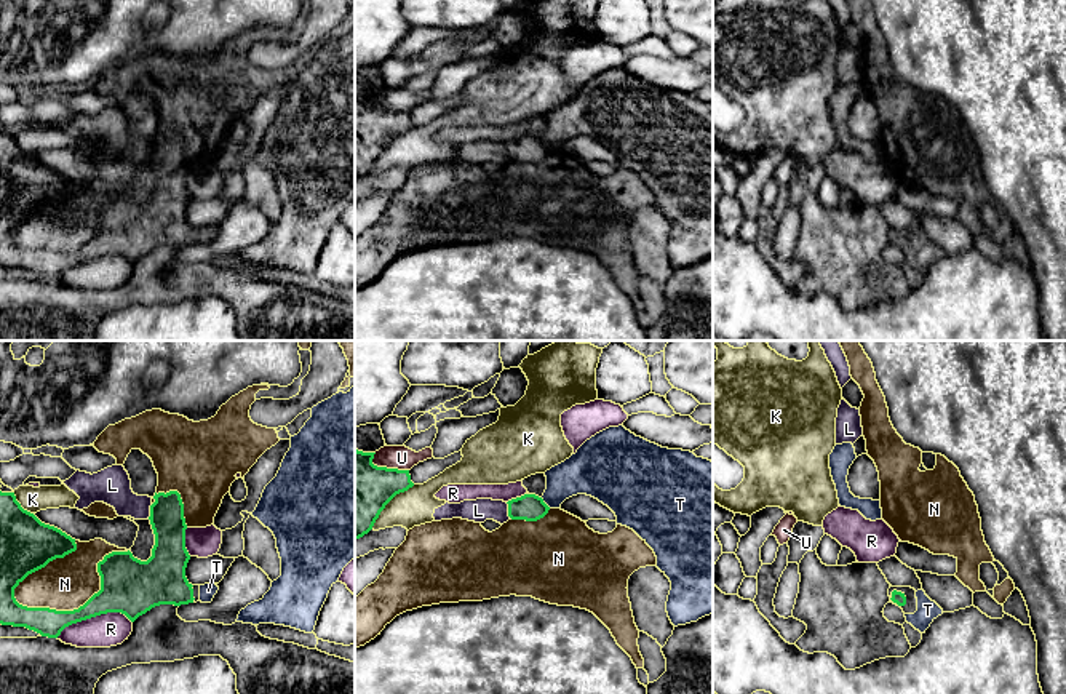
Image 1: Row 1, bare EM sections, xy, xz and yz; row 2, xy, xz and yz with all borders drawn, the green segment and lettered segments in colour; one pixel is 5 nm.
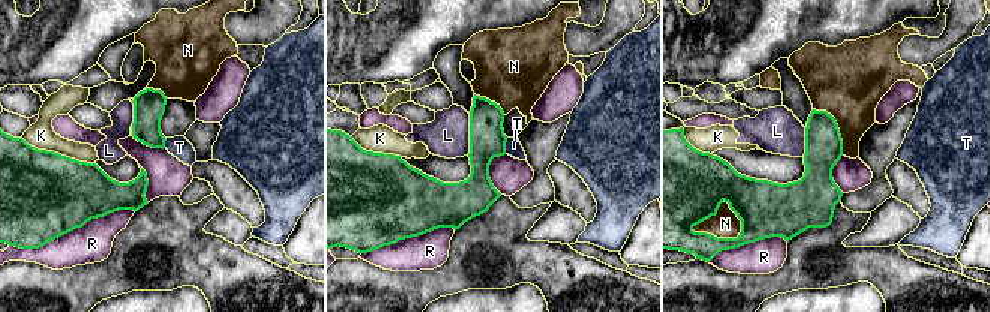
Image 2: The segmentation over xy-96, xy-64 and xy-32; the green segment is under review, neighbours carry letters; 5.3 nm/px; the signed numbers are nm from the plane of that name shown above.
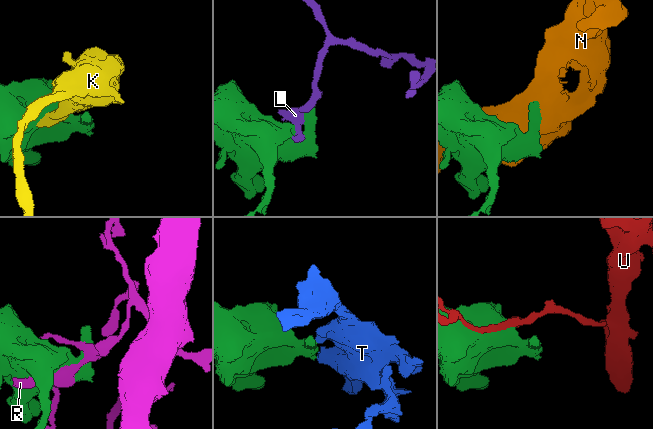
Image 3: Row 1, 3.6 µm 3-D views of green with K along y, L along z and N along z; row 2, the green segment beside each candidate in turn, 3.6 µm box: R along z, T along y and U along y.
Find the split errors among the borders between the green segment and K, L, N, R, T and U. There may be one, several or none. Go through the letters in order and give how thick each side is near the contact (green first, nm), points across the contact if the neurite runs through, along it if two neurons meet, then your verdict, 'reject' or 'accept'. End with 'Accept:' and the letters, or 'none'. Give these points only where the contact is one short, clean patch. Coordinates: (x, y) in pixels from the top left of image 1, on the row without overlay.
K: 320 nm thick on the green side, 190 nm on the other; reject
L: 190 nm thick on the green side, 190 nm on the other; reject
N: 280 nm thick on the green side, 280 nm on the other; reject
R: 280 nm thick on the green side, 170 nm on the other; reject
T: 140 nm thick on the green side, 200 nm on the other; accept
U: 320 nm thick on the green side, 120 nm on the other; reject
Accept: T

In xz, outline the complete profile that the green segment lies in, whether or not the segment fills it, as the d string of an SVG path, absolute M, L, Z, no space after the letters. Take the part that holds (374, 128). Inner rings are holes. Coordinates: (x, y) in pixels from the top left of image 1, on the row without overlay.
M355 91L355 181L372 171L380 154L396 136L414 128L409 112L377 109L372 106L374 96Z

